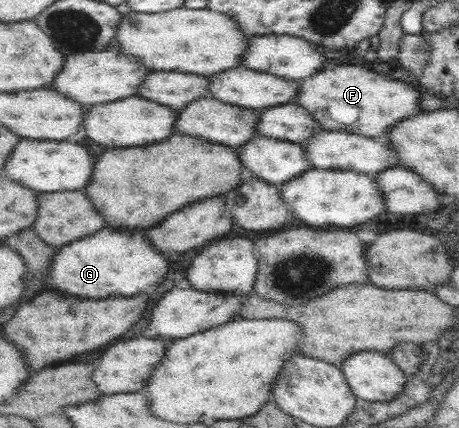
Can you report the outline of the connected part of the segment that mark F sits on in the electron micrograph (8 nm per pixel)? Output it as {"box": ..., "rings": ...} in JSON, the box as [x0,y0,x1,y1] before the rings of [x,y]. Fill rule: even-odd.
{"box":[295,64,420,140],"rings":[[[341,64],[335,68],[325,67],[315,77],[305,79],[300,83],[300,92],[295,104],[304,106],[320,124],[321,129],[345,131],[378,140],[385,139],[392,131],[392,126],[398,122],[420,113],[419,90],[415,86],[405,84],[405,80],[391,80],[379,72],[353,64]]]}

